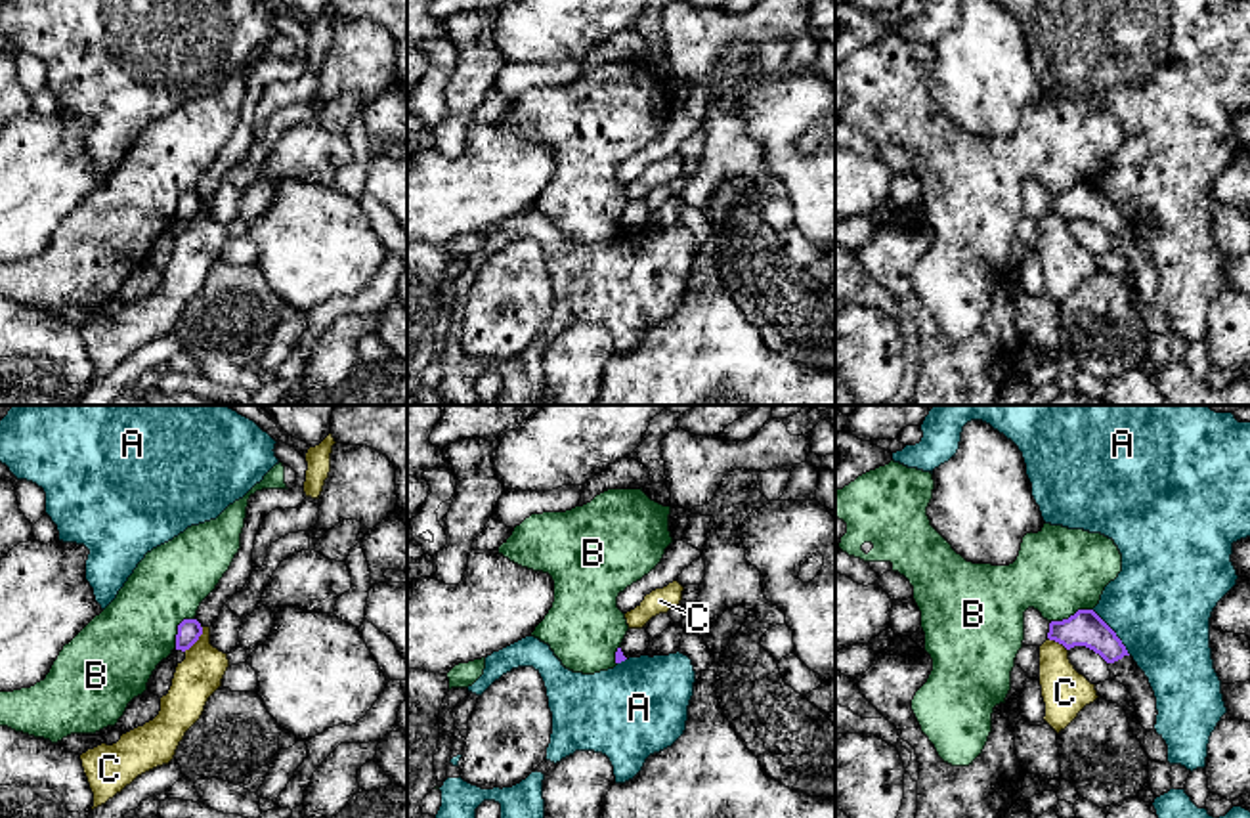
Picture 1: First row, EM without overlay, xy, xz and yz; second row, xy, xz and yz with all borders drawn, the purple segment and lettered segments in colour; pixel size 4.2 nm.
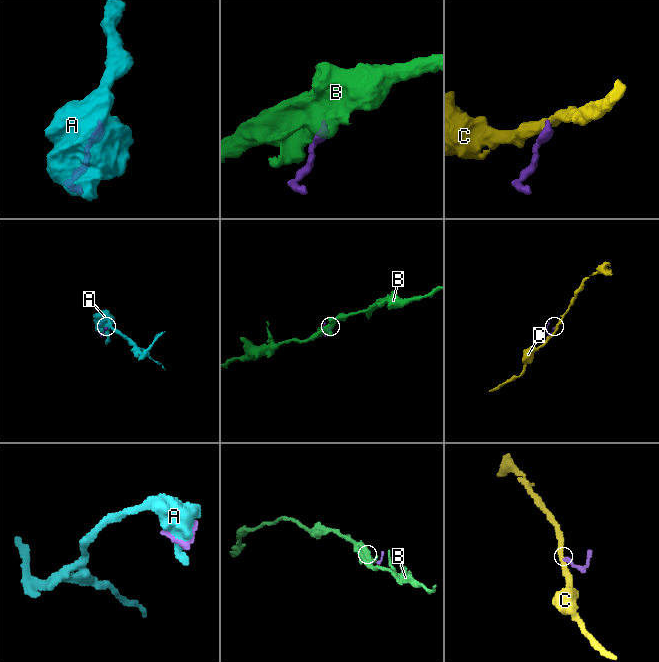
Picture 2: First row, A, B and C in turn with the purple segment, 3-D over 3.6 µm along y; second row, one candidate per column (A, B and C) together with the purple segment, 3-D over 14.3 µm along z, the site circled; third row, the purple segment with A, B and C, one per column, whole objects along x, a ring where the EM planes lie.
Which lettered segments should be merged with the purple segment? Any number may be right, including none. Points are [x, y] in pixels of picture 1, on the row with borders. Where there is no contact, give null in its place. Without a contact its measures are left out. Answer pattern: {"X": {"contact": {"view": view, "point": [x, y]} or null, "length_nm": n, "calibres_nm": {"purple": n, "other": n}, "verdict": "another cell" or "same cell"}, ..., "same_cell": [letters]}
{"A": {"contact": {"view": "yz", "point": [1115, 633]}, "length_nm": 260, "calibres_nm": {"purple": 150, "other": 440}, "verdict": "another cell"}, "B": {"contact": {"view": "yz", "point": [1071, 616]}, "length_nm": 190, "calibres_nm": {"purple": 150, "other": 360}, "verdict": "another cell"}, "C": {"contact": {"view": "xy", "point": [197, 639]}, "length_nm": 130, "calibres_nm": {"purple": 100, "other": 190}, "verdict": "another cell"}, "same_cell": []}

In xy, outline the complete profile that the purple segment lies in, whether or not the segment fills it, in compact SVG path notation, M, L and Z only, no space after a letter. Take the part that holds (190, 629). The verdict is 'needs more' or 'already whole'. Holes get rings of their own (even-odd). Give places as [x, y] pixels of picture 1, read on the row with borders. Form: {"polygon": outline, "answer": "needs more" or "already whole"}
{"polygon": "M183 619L178 625L176 650L182 652L189 650L199 640L201 635L203 627L197 619Z", "answer": "already whole"}

